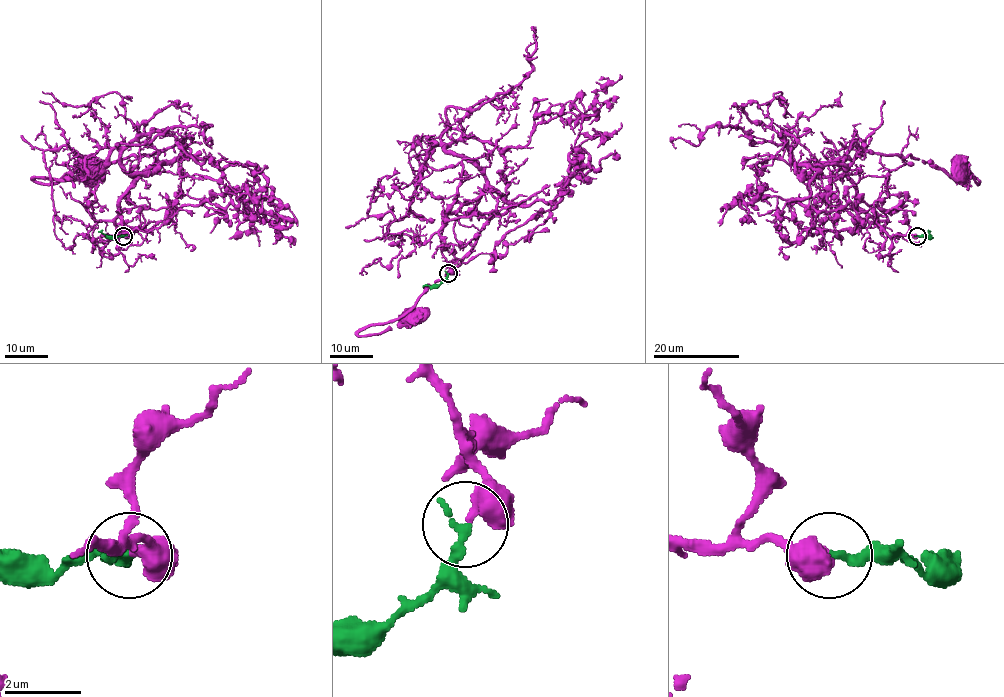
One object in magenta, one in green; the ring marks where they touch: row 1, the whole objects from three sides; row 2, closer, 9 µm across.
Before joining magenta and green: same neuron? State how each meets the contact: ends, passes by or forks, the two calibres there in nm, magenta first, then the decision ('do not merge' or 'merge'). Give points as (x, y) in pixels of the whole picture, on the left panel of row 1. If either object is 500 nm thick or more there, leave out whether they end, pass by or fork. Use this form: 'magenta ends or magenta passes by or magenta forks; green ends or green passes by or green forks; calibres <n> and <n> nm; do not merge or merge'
magenta passes by; green ends; calibres 360 and 260 nm; merge

